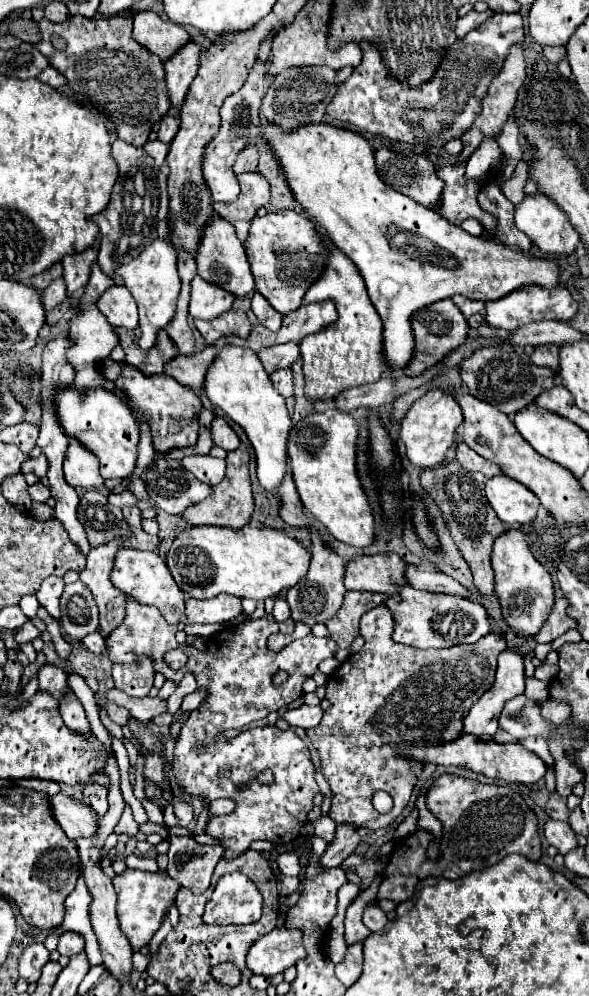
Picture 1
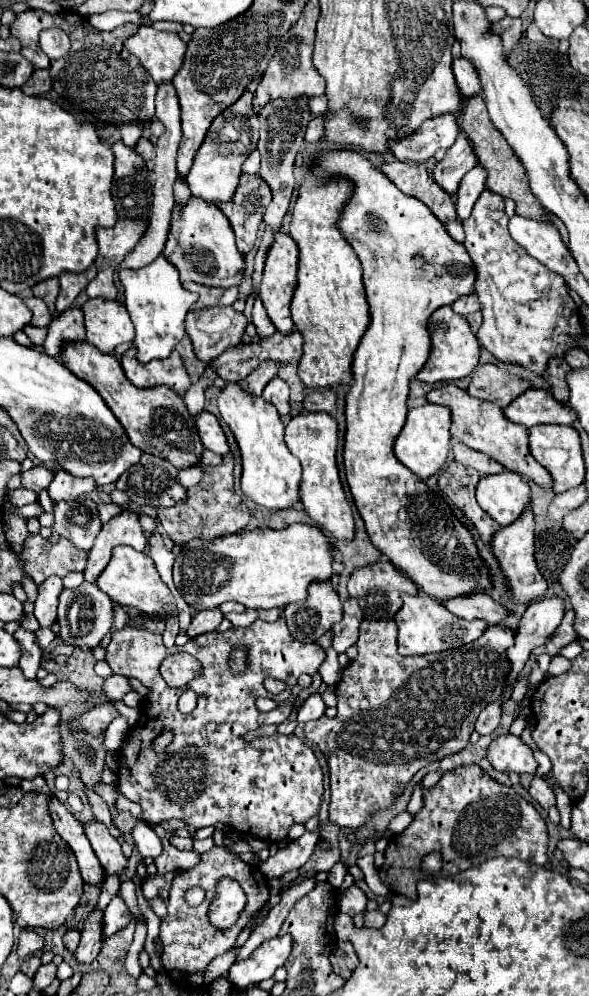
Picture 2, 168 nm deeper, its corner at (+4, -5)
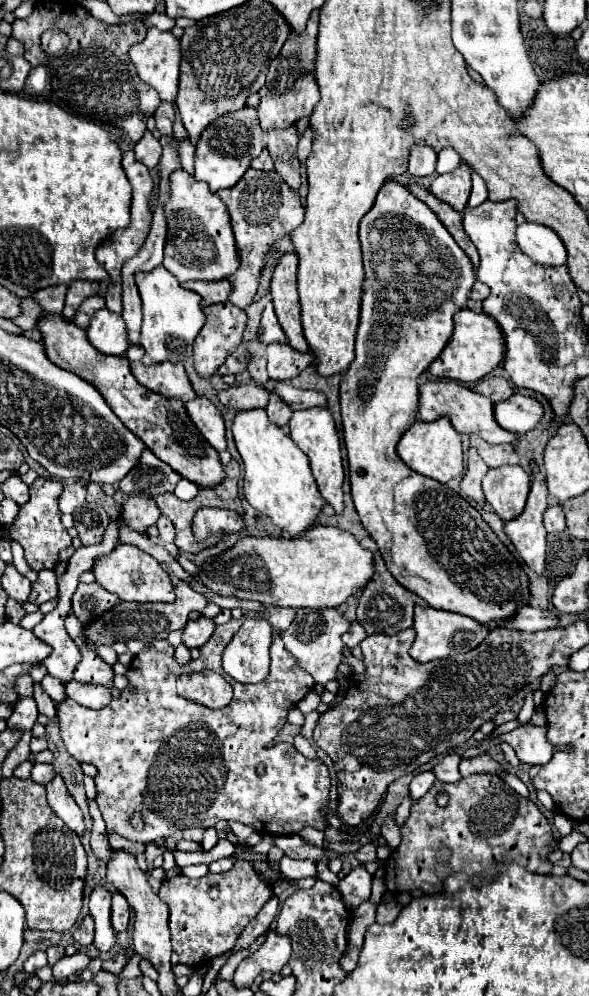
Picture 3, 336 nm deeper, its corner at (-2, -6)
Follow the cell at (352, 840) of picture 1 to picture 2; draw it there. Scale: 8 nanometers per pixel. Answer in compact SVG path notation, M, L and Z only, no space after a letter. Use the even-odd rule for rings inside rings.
M309 877L309 879L305 879L303 883L291 887L287 893L283 893L283 895L281 895L281 901L269 911L267 919L265 919L261 925L257 925L257 927L251 931L249 939L245 941L245 945L237 949L237 959L235 959L235 961L247 959L265 939L275 937L275 935L279 933L279 929L281 929L281 925L283 925L283 921L285 921L289 909L295 905L295 901L301 899L303 895L307 895L313 887L315 887L315 879Z

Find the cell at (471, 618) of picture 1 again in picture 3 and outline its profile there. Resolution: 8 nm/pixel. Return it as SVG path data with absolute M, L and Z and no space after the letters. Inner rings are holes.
M415 606L415 618L413 618L413 630L415 630L415 642L411 646L411 658L417 662L431 662L437 658L447 658L451 654L459 654L459 652L469 652L475 646L479 646L487 634L489 628L475 624L475 620L463 616L463 614L451 614L451 612L443 612L443 610L435 610L435 608L423 608L423 606Z

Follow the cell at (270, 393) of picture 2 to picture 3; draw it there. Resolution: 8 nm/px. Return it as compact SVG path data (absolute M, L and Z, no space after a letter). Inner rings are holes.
M271 392L271 400L269 400L269 404L267 404L265 410L267 410L269 420L271 420L273 424L281 426L281 428L287 426L289 418L291 418L291 414L293 414L293 410L287 408L287 404L283 404L283 400L279 400L279 396L275 396L273 392Z

